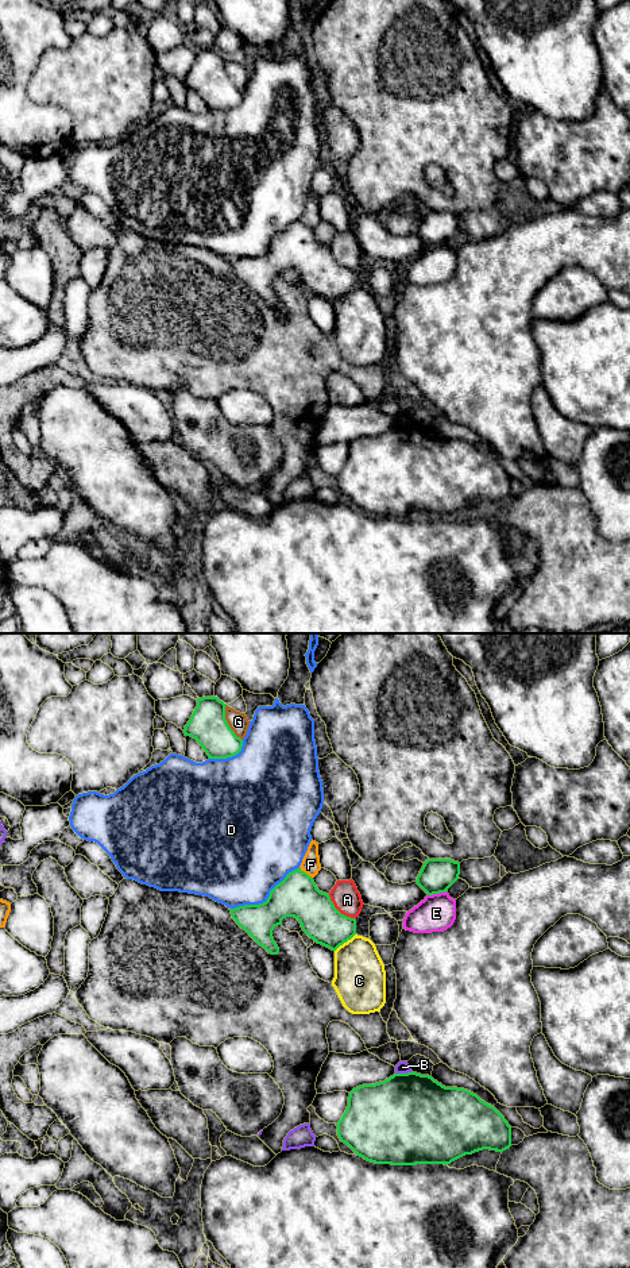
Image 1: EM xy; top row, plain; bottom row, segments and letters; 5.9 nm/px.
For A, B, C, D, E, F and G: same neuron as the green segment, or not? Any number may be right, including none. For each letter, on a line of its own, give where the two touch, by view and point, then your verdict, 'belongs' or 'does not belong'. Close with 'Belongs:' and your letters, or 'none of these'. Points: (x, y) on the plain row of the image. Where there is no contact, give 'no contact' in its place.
A: xy (337, 262) | does not belong
B: xy (404, 426) | does not belong
C: xy (344, 293) | belongs
D: xy (267, 251) | does not belong
E: xy (436, 245) | does not belong
F: xy (305, 224) | does not belong
G: xy (227, 74) | does not belong
Belongs: C

